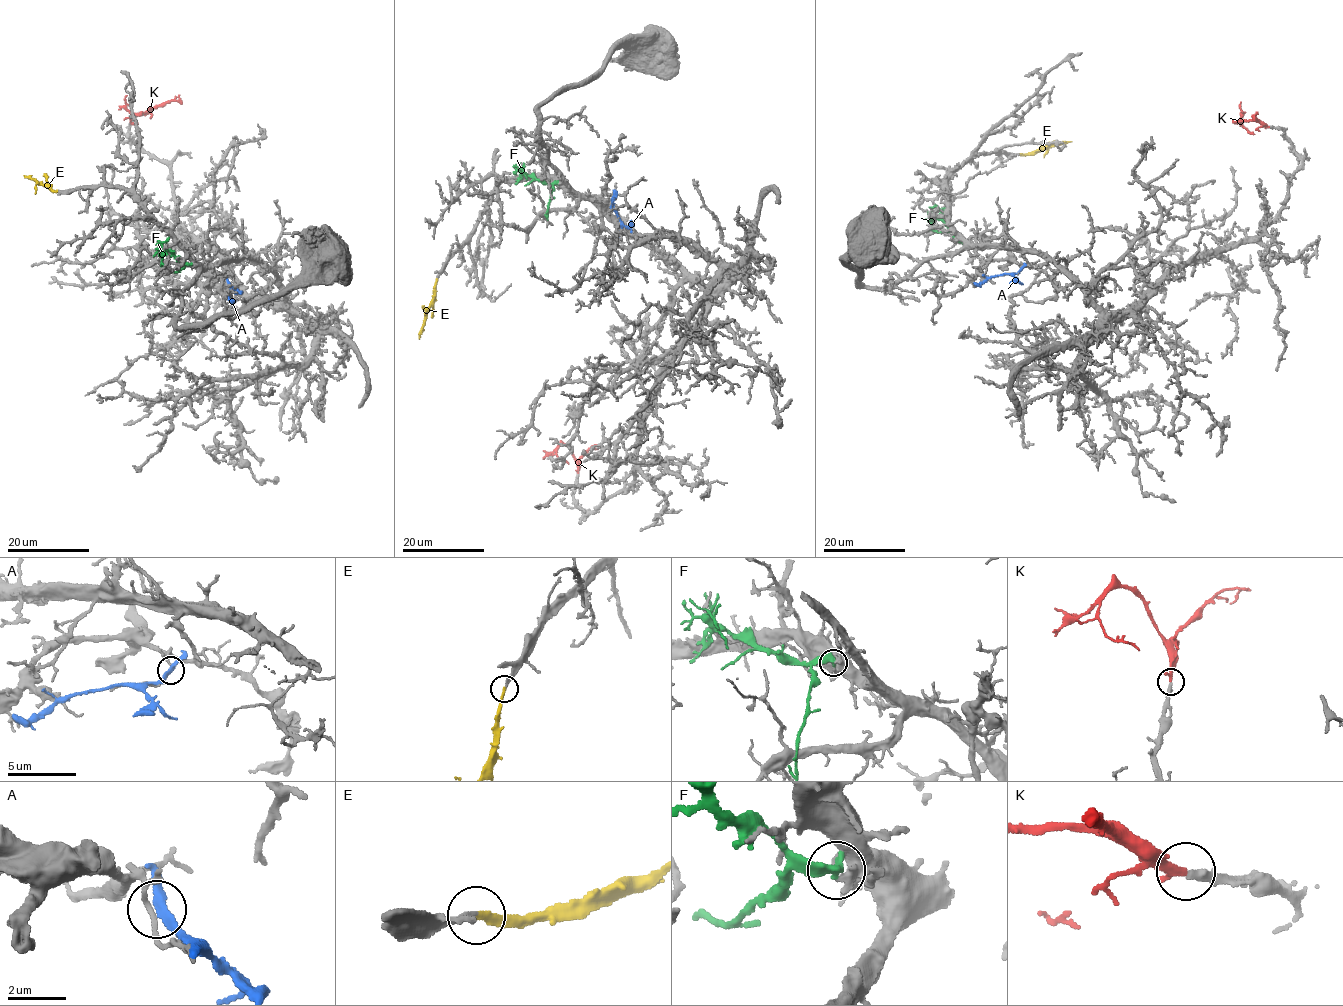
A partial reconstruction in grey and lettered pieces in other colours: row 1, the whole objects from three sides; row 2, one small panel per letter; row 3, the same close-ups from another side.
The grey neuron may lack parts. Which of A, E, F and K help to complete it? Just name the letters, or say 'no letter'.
E, K

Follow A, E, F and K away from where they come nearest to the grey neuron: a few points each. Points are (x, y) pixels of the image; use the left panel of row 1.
A: (226, 281), (232, 286), (229, 298), (232, 300)
E: (58, 190), (24, 175)
F: (191, 264), (176, 258), (168, 250), (162, 254), (161, 265)
K: (146, 112), (131, 116), (131, 122), (137, 124)

